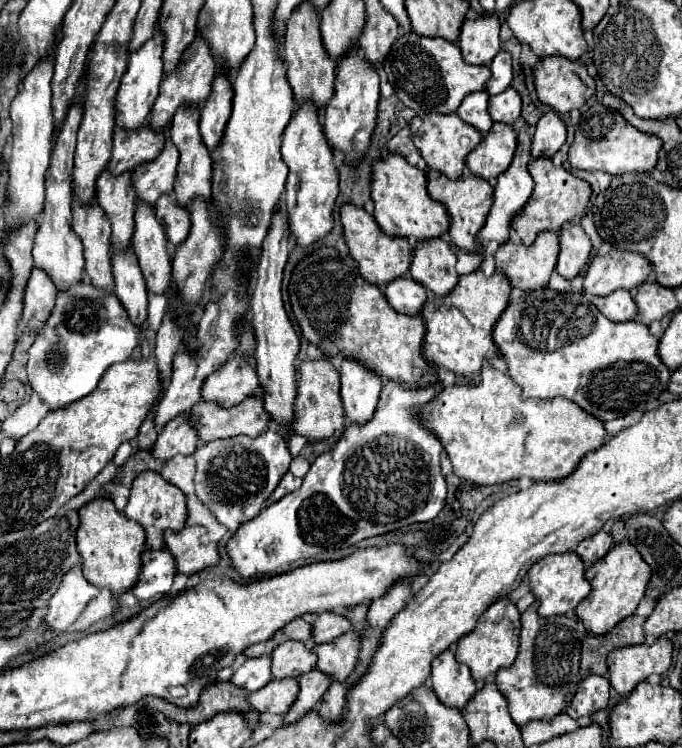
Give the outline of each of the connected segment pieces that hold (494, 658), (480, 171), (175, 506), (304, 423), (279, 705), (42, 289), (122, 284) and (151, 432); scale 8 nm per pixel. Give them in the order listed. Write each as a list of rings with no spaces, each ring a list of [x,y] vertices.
[[[501,598],[493,606],[489,606],[489,610],[485,610],[485,614],[481,614],[477,628],[459,640],[455,656],[461,664],[469,666],[475,680],[485,680],[491,674],[495,674],[497,670],[511,666],[515,662],[515,656],[519,652],[519,632],[521,632],[519,616],[521,614],[519,614],[515,602],[509,598]]]
[[[495,122],[491,130],[483,136],[481,144],[465,158],[465,166],[471,174],[481,176],[485,180],[497,178],[509,162],[513,160],[517,148],[517,132],[511,126]]]
[[[145,470],[141,472],[135,480],[133,480],[133,486],[131,486],[131,496],[129,496],[129,502],[125,506],[125,516],[129,516],[131,520],[139,522],[147,534],[147,548],[151,550],[163,550],[165,548],[165,542],[163,542],[163,532],[167,528],[171,530],[181,530],[185,526],[185,520],[187,520],[187,506],[185,506],[185,494],[169,484],[167,480],[161,478],[161,474],[157,472],[151,472],[151,470]]]
[[[329,358],[307,360],[299,366],[299,384],[297,384],[297,402],[295,402],[295,422],[293,430],[305,436],[309,442],[339,438],[345,426],[345,410],[339,396],[339,372]]]
[[[283,678],[283,680],[271,680],[267,686],[263,686],[257,692],[251,692],[247,696],[251,708],[257,712],[269,712],[269,714],[285,714],[289,706],[297,698],[297,680],[295,678]]]
[[[33,268],[25,288],[23,322],[35,332],[39,332],[49,318],[49,310],[53,310],[55,296],[57,296],[57,288],[53,286],[49,274],[41,268]]]
[[[131,248],[115,250],[111,254],[115,294],[125,306],[133,324],[143,324],[147,320],[147,288],[141,274],[137,256]]]
[[[153,412],[147,416],[147,420],[141,424],[139,428],[139,434],[137,434],[137,440],[139,440],[139,448],[151,448],[153,442],[157,438],[157,430],[155,430],[155,424],[153,424]]]

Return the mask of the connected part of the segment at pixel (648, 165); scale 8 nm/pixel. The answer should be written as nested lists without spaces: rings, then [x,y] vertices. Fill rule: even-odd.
[[[597,102],[581,114],[581,120],[575,128],[575,140],[569,148],[569,162],[571,166],[589,172],[593,170],[601,170],[607,174],[649,172],[657,164],[659,148],[661,140],[657,136],[637,130],[621,116],[621,112]]]

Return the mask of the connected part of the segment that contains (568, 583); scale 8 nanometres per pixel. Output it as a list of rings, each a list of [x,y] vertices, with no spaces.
[[[577,552],[565,554],[549,554],[541,558],[529,570],[529,586],[535,598],[539,600],[539,616],[557,616],[575,610],[575,606],[591,592],[589,582],[585,580],[585,566]]]

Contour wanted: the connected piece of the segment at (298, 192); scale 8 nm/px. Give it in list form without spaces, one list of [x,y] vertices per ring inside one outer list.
[[[305,102],[295,108],[291,122],[283,132],[281,154],[285,164],[289,166],[289,176],[285,182],[285,194],[281,198],[281,206],[285,202],[285,212],[289,216],[291,234],[295,236],[299,246],[309,246],[311,242],[325,238],[333,228],[333,204],[337,198],[339,174],[333,166],[333,150],[323,132],[319,110],[313,102]]]

